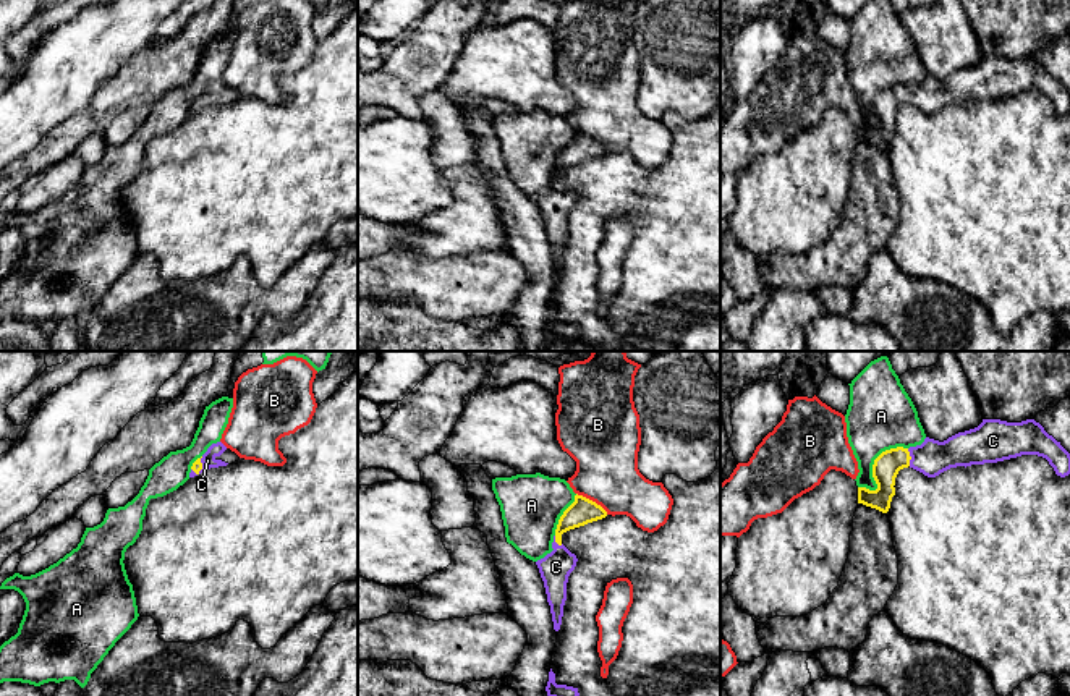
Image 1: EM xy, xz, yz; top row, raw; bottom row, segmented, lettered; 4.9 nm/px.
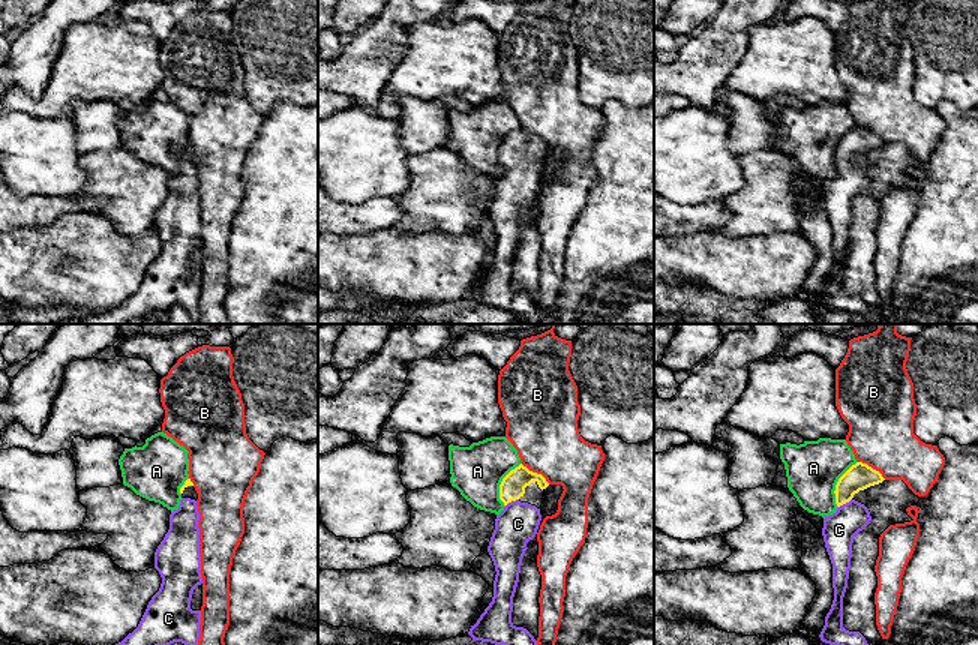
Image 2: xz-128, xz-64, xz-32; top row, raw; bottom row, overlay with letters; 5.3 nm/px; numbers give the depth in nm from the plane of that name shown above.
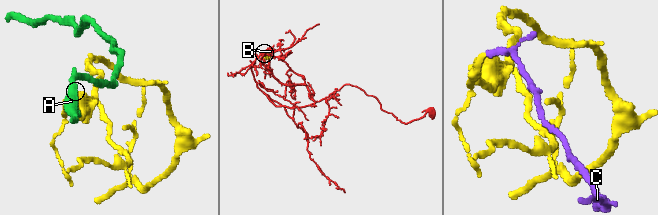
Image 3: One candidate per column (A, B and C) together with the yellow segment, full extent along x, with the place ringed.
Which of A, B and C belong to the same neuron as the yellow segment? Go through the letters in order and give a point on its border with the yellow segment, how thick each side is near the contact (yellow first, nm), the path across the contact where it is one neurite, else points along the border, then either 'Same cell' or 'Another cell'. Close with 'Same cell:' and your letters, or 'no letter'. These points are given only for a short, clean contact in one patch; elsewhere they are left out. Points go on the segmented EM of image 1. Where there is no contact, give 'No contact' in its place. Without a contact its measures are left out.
A: Touches yellow at yz (873, 466). Thickness 130 nm (yellow) against 320 nm. Boundary: yz (907, 447), (886, 449), (873, 465), (876, 488), (858, 488). Another cell
B: Touches yellow at xz (591, 500). Thickness 130 nm (yellow) against 320 nm. Another cell
C: Touches yellow at yz (910, 457). Thickness 130 nm (yellow) against 170 nm. Path across: yz (886, 466), (895, 458), (910, 457), (931, 458). Same cell
Same cell: C

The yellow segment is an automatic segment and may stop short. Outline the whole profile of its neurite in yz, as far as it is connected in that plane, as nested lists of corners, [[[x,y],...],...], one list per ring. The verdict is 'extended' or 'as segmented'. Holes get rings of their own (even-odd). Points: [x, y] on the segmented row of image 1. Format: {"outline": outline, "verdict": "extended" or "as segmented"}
{"outline": [[[983,419],[978,427],[958,432],[944,442],[926,437],[921,445],[882,452],[873,465],[877,489],[858,487],[858,503],[887,513],[895,495],[895,477],[908,466],[936,477],[950,468],[997,463],[1021,455],[1046,458],[1060,477],[1070,474],[1070,453],[1034,419],[1021,422]]], "verdict": "extended"}

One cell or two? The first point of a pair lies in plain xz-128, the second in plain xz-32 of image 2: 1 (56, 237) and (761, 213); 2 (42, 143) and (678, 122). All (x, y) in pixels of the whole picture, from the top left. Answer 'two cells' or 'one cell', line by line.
1: two cells
2: one cell

